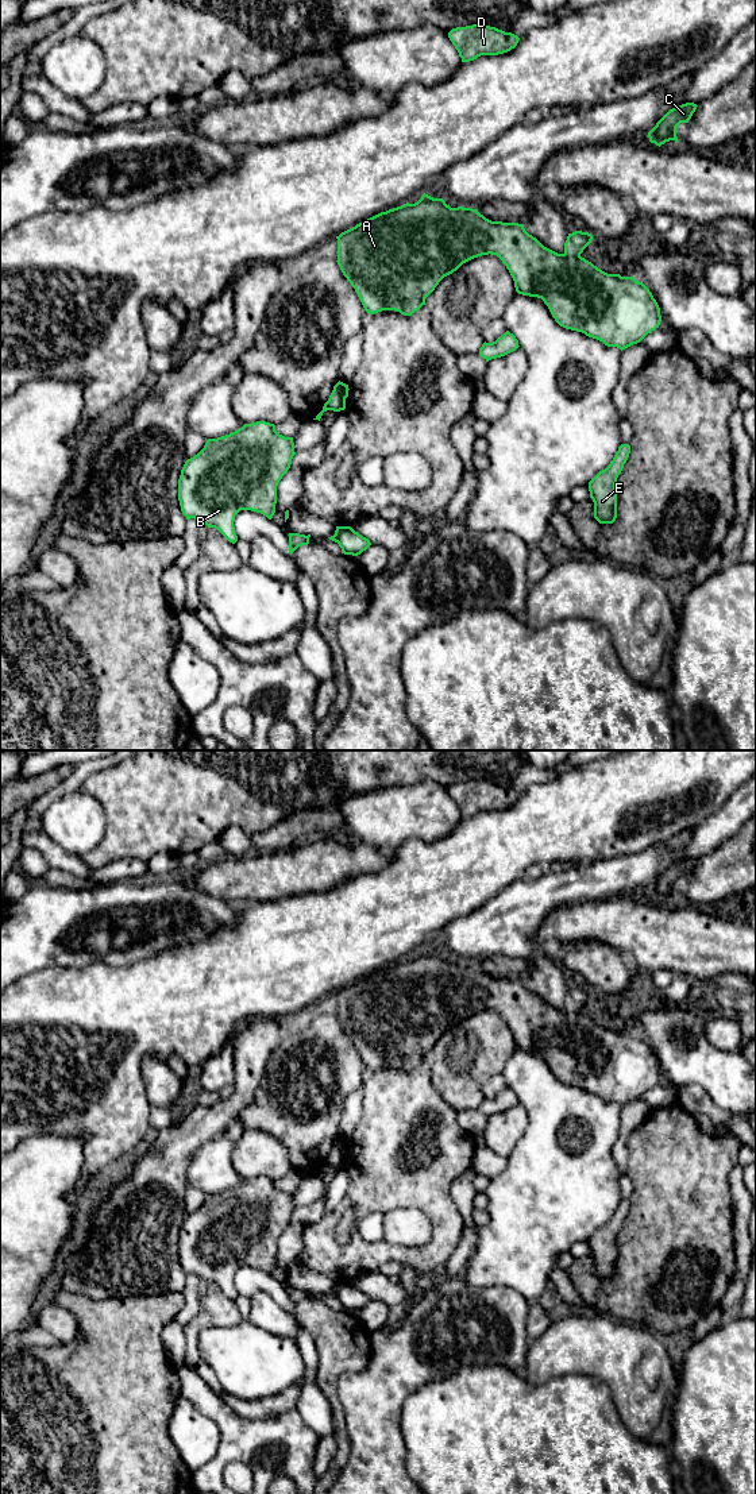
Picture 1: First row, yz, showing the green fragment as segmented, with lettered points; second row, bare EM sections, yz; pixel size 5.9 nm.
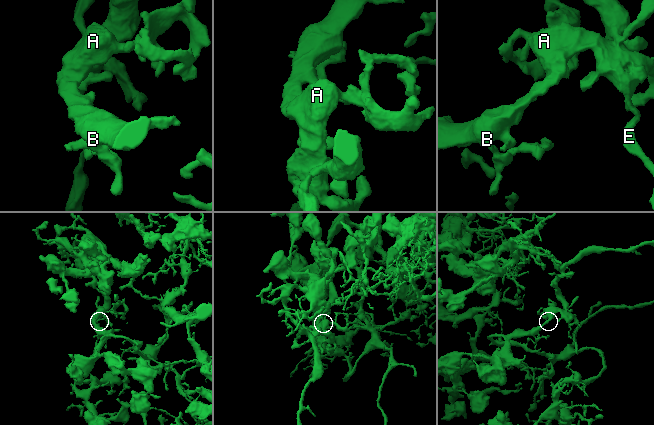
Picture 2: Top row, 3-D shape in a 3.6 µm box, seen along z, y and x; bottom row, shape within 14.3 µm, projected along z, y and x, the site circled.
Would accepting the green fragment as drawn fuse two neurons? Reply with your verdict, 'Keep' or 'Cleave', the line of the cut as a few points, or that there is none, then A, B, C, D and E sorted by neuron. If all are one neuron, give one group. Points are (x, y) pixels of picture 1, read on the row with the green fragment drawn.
Keep. No split. Groups: A B C D E

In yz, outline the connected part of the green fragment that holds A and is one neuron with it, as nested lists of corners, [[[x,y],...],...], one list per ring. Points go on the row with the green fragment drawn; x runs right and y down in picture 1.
[[[424,193],[417,202],[406,202],[381,212],[342,232],[336,239],[336,262],[343,275],[355,289],[364,310],[370,314],[382,310],[396,310],[404,316],[412,316],[425,305],[425,298],[444,277],[452,274],[463,263],[474,258],[491,254],[497,255],[506,266],[518,294],[541,298],[560,327],[582,332],[608,347],[617,347],[622,351],[637,344],[648,333],[659,328],[662,321],[660,308],[643,282],[636,281],[634,277],[608,274],[580,256],[593,240],[593,235],[589,232],[575,231],[568,233],[564,252],[558,254],[529,235],[524,224],[491,221],[477,209],[451,208],[443,198],[433,198]]]

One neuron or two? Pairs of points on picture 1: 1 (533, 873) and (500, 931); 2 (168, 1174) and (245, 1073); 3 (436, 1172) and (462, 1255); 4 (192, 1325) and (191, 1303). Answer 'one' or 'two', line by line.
1: two
2: one
3: two
4: two

